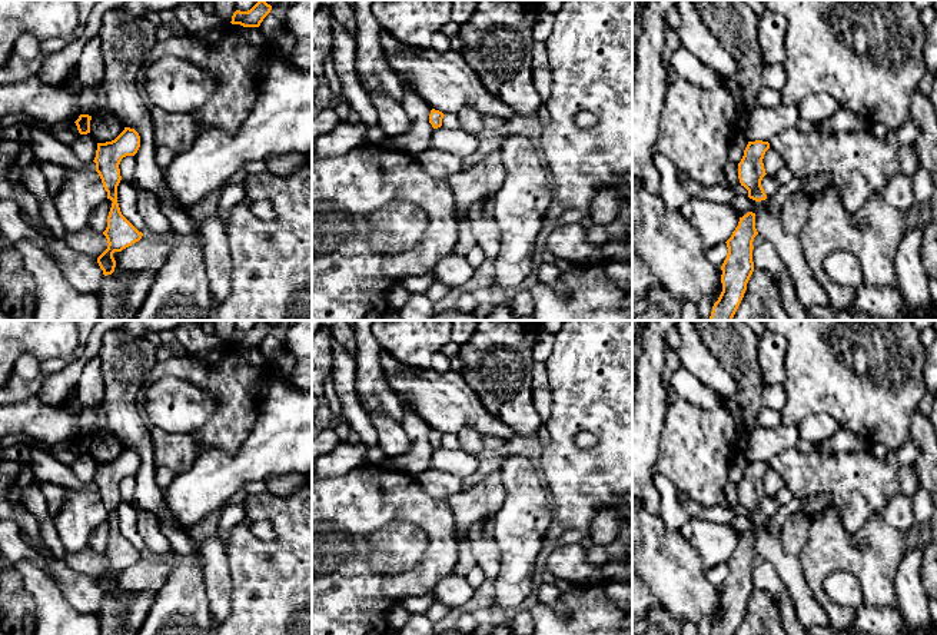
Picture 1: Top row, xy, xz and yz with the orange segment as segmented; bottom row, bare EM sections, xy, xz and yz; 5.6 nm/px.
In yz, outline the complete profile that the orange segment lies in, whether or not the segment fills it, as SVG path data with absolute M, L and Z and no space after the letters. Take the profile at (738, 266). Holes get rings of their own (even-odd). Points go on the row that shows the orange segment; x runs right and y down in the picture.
M748 212L740 217L738 226L725 242L728 253L721 266L722 292L708 320L732 320L754 272L752 242L757 235L755 213Z

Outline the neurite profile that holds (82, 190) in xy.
M66 167L66 179L53 197L56 212L67 232L89 227L92 210L107 197L96 170Z

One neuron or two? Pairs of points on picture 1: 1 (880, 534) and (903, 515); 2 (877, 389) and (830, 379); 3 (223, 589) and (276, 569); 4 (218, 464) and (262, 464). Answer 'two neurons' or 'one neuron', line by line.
1: two neurons
2: one neuron
3: two neurons
4: one neuron

